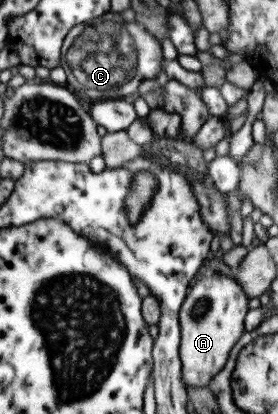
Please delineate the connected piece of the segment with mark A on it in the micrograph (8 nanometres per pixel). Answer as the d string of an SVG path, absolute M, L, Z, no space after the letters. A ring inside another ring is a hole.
M230 270L219 276L203 277L190 287L179 312L179 357L184 389L208 387L210 379L220 373L228 361L232 347L244 335L248 305L249 295L246 295L241 283L232 276Z

